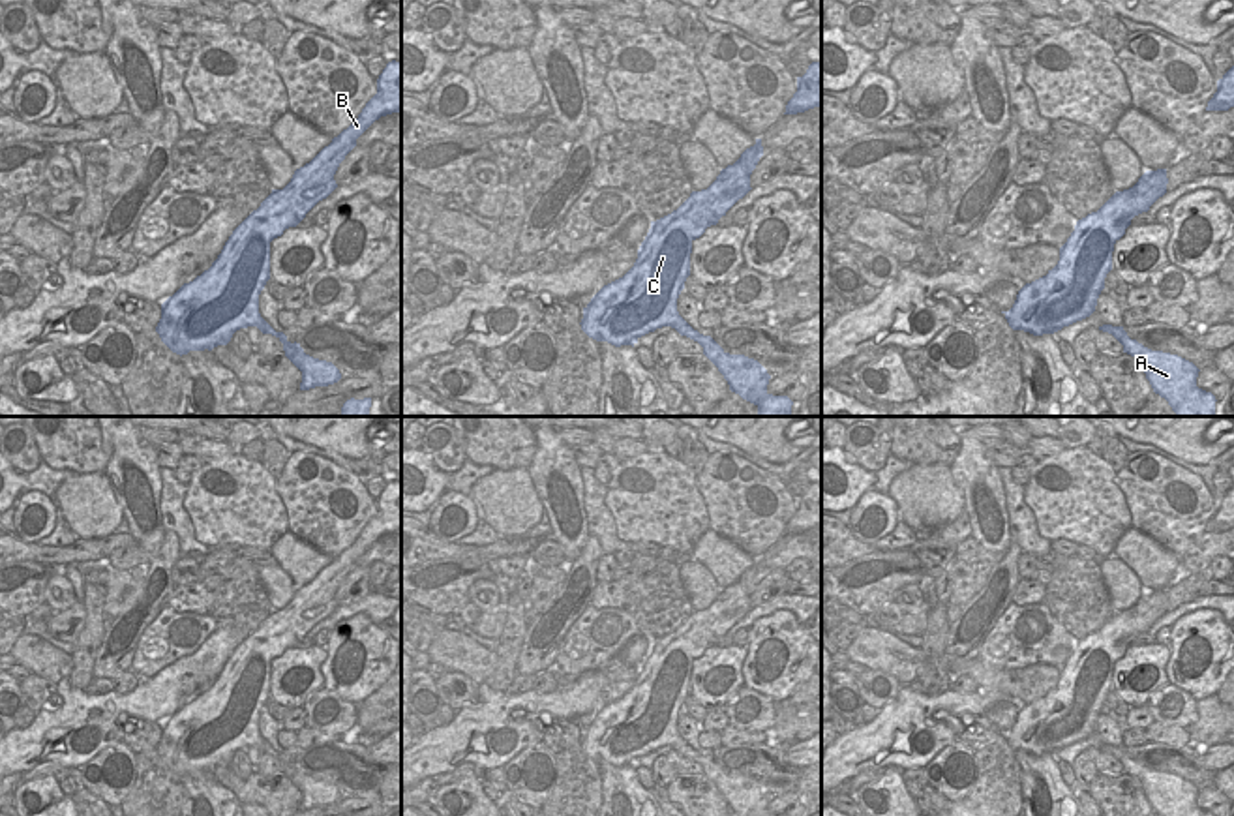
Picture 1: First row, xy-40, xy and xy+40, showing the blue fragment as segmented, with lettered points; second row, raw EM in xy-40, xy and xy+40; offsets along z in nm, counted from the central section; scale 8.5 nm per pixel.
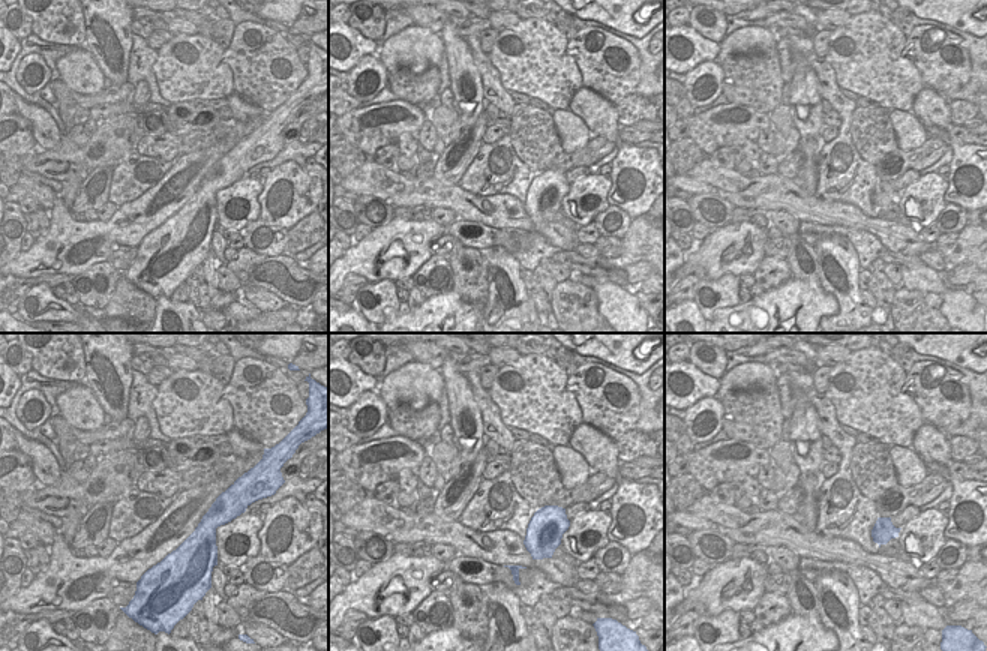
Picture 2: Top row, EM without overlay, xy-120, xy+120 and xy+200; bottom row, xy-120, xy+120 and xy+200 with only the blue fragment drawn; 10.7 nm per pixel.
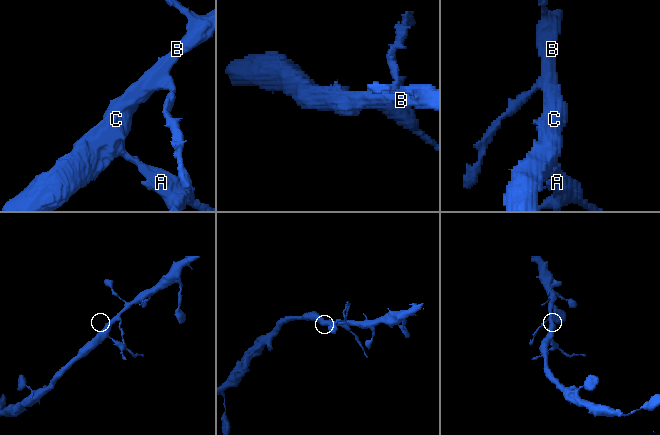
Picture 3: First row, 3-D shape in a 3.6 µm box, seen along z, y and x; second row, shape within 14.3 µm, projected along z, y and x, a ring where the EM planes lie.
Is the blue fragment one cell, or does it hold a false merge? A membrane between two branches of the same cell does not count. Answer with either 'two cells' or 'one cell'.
two cells

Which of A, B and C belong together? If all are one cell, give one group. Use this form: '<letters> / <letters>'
A / B C

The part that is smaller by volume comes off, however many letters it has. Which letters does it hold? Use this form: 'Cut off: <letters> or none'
Cut off: A

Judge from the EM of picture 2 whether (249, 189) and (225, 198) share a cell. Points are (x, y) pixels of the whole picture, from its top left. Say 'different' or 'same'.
same

